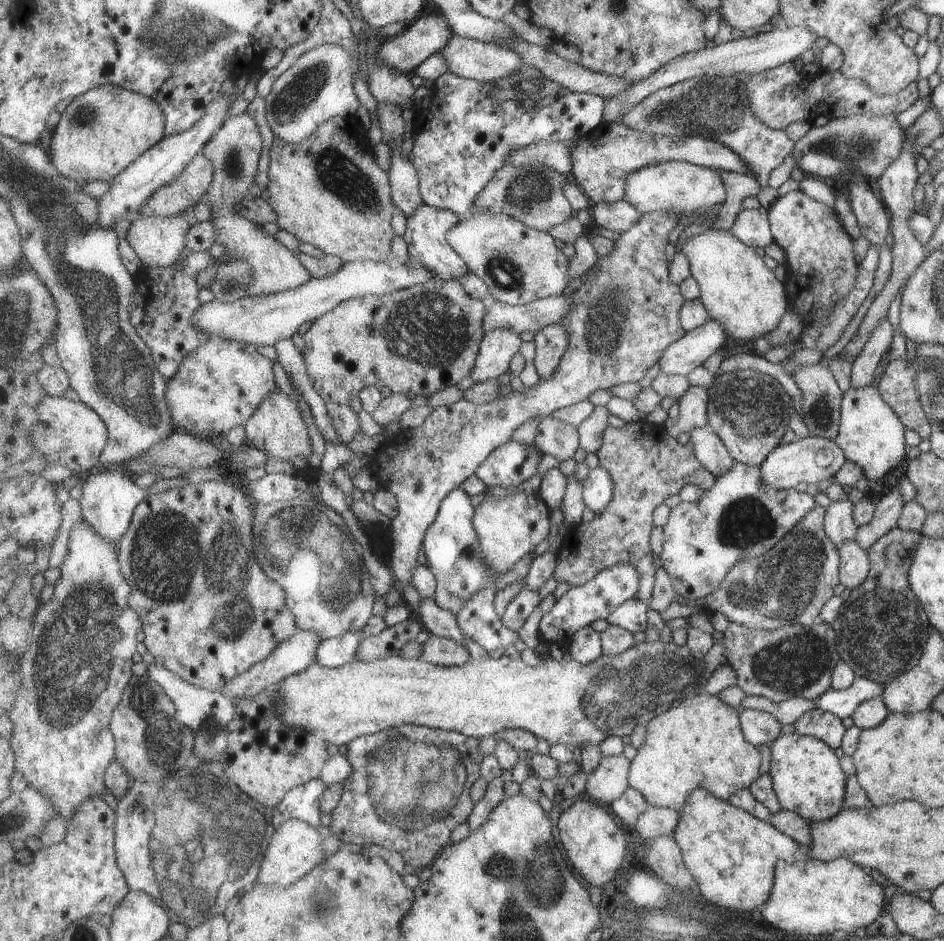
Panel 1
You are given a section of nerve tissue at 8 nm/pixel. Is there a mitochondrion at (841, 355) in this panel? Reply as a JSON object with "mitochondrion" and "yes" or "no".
{"mitochondrion":"no"}

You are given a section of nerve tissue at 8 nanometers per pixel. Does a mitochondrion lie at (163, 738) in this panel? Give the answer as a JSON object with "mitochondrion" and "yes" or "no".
{"mitochondrion":"yes"}

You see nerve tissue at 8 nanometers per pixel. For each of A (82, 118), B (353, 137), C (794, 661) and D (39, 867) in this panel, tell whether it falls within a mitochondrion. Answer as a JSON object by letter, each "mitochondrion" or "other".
{"A":"mitochondrion","B":"mitochondrion","C":"mitochondrion","D":"other"}

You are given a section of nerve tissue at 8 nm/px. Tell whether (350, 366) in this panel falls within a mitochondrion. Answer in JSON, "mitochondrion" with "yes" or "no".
{"mitochondrion":"no"}

